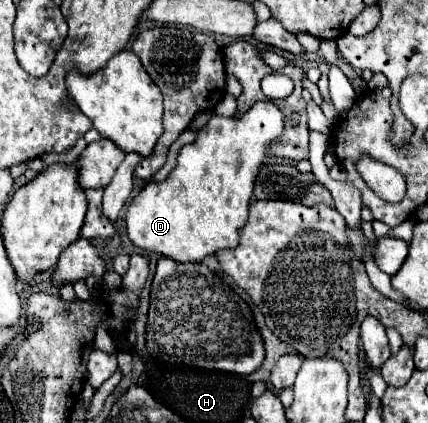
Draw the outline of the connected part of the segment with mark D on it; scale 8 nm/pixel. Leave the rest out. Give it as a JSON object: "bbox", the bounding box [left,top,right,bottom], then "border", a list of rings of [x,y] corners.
{"bbox":[126,101,284,263],"border":[[[258,101],[244,117],[212,115],[198,131],[198,139],[182,149],[178,165],[166,181],[150,181],[130,203],[126,213],[126,227],[130,241],[146,253],[156,253],[178,263],[200,263],[206,255],[220,249],[234,249],[238,245],[238,231],[248,221],[248,205],[252,199],[254,177],[266,159],[268,143],[278,139],[284,129],[282,111],[270,101]]]}

